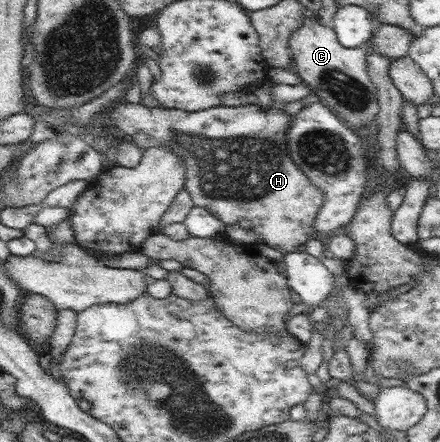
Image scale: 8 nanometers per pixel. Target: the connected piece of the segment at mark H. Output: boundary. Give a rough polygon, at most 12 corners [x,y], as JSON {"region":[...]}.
{"region":[[119,102],[106,124],[186,166],[192,203],[283,257],[325,199],[282,107]]}

